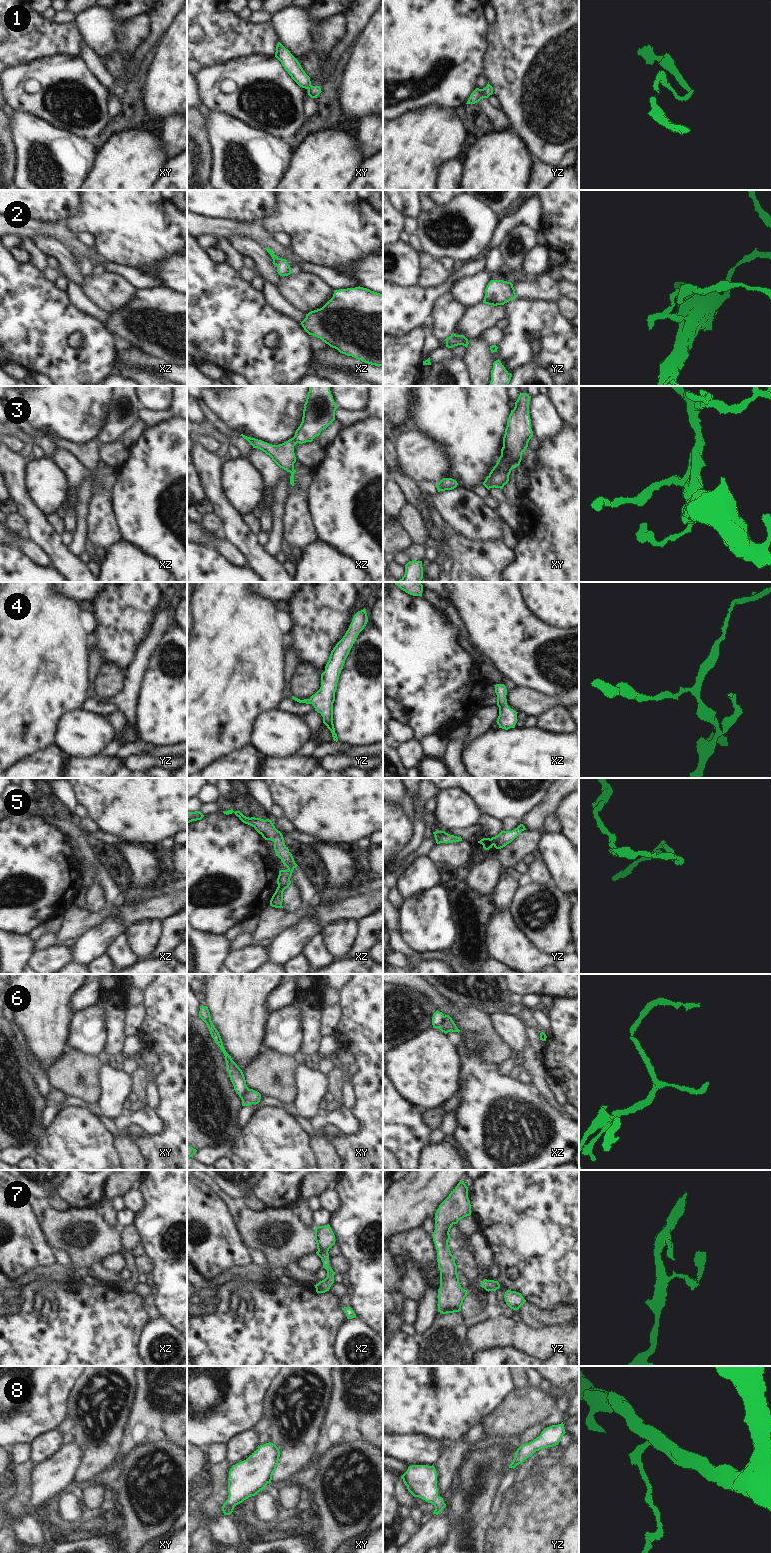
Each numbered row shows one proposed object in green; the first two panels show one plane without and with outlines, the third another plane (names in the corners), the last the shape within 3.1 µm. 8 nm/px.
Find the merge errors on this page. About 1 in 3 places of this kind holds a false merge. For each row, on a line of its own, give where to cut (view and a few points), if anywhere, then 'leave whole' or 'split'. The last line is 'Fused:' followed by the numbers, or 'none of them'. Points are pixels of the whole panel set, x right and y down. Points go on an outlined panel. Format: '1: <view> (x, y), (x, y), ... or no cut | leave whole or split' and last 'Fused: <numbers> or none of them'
1: no cut | leave whole
2: yz (451, 335), (467, 340) | split
3: xy (488, 476), (494, 486) | split
4: no cut | leave whole
5: no cut | leave whole
6: xz (444, 1016), (438, 1027) | split
7: no cut | leave whole
8: no cut | leave whole
Fused: 2, 3, 6

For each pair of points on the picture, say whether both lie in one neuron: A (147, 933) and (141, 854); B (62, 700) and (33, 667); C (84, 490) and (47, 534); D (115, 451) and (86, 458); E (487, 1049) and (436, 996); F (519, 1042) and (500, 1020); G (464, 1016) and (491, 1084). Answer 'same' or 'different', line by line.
A: different
B: same
C: different
D: different
E: same
F: same
G: different

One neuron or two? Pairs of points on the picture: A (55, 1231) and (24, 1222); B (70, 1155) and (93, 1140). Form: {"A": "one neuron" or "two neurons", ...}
{"A": "two neurons", "B": "one neuron"}

